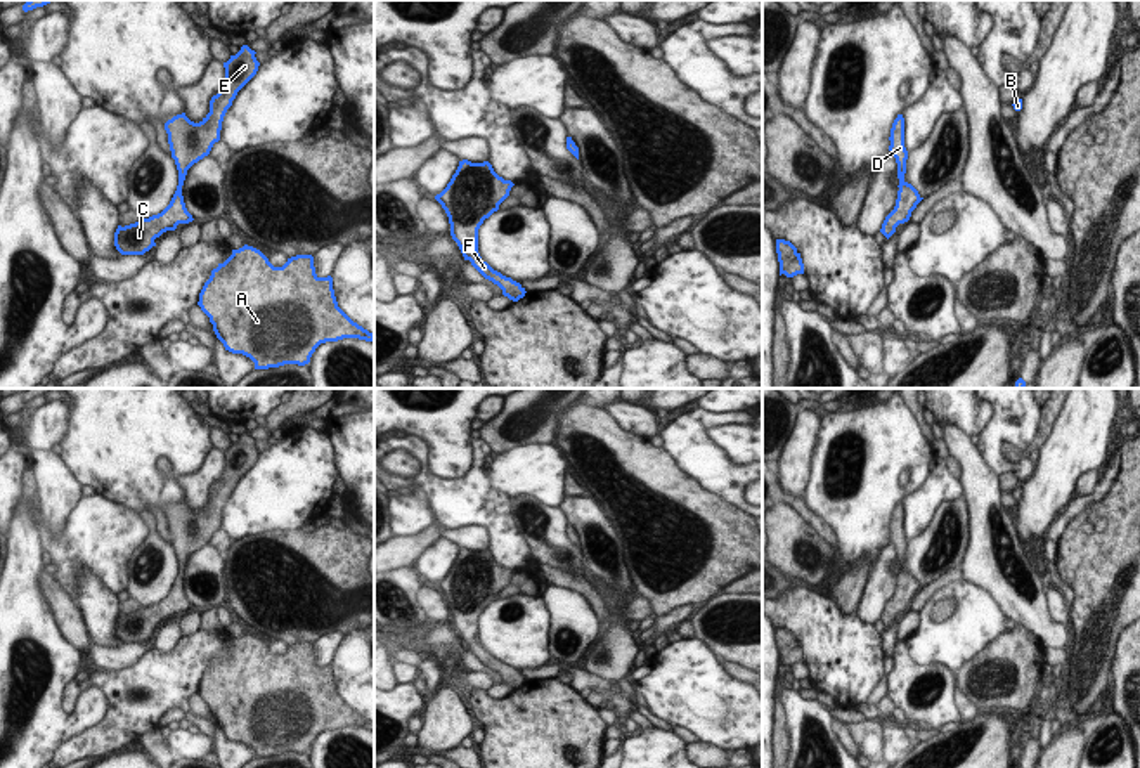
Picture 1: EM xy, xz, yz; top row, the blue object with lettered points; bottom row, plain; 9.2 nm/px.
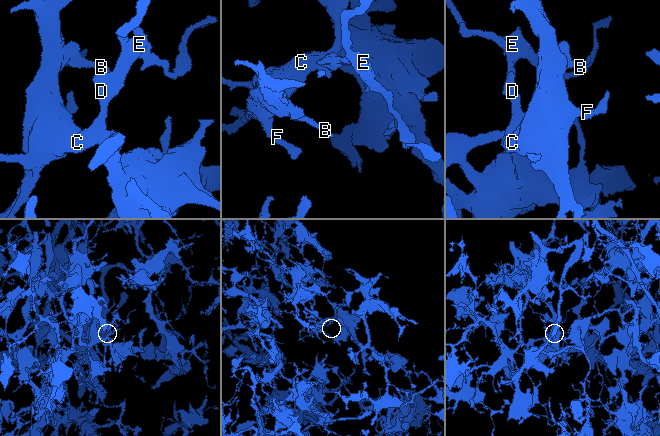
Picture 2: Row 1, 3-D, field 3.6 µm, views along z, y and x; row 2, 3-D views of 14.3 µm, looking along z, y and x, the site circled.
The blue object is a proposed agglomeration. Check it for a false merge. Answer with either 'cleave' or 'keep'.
keep

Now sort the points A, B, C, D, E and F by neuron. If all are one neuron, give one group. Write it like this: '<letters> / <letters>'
A B C D E F

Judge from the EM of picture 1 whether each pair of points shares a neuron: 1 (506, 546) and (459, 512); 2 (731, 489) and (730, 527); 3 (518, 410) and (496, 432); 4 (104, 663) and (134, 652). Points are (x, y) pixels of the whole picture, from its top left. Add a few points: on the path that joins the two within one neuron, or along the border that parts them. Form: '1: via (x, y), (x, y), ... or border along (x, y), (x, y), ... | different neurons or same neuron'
1: via (501, 533), (480, 512), (473, 512) | same neuron
2: border along (697, 481), (744, 512) | different neurons
3: via (513, 415), (501, 427) | same neuron
4: via (111, 657), (127, 654) | same neuron

